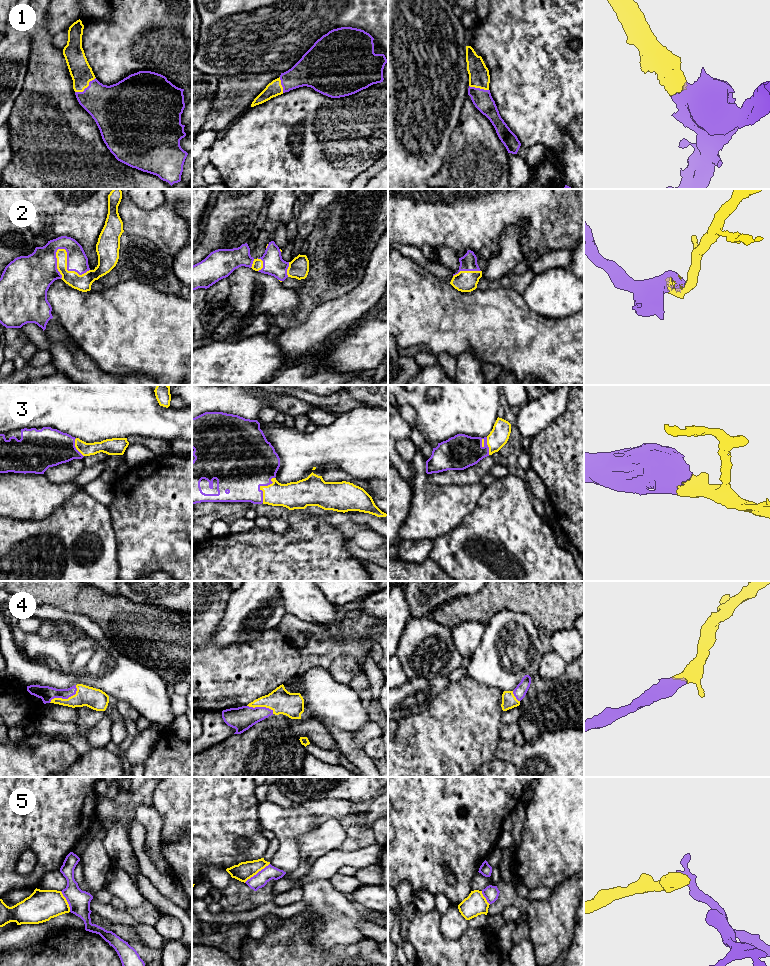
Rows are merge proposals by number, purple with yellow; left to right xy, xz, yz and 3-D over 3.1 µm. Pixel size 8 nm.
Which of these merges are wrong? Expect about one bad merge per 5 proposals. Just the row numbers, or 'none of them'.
5

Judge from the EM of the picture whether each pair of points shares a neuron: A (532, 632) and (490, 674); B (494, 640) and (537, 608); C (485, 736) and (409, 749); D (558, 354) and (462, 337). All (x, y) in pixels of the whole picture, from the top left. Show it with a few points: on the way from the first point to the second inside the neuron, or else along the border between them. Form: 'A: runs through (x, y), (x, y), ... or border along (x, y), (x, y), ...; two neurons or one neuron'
A: runs through (513, 620), (508, 620), (491, 638), (490, 655); one neuron
B: border along (505, 609), (526, 613), (539, 633); two neurons
C: runs through (466, 736), (455, 736), (435, 749), (428, 749); one neuron
D: runs through (534, 345), (527, 344), (514, 337), (486, 337); one neuron

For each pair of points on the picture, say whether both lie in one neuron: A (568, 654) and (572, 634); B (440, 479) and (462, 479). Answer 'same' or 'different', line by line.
A: same
B: same

